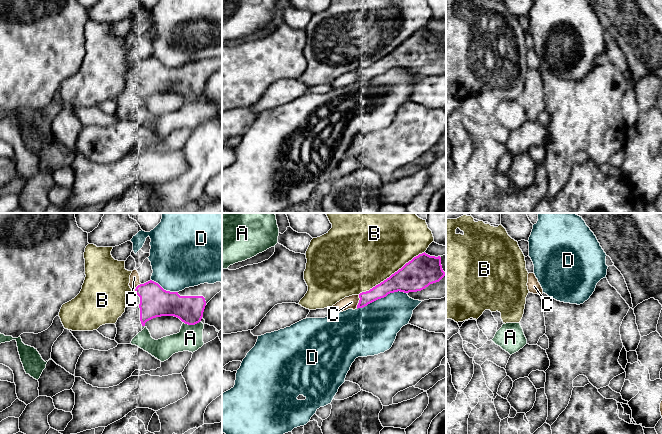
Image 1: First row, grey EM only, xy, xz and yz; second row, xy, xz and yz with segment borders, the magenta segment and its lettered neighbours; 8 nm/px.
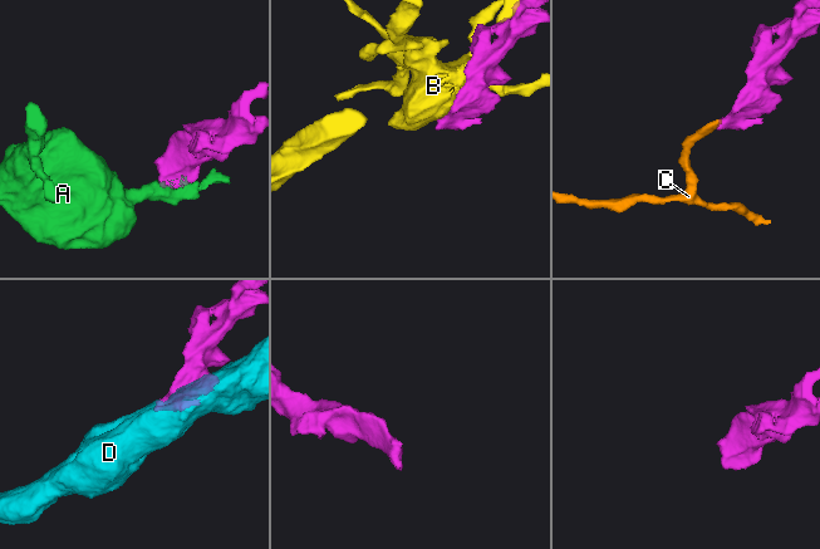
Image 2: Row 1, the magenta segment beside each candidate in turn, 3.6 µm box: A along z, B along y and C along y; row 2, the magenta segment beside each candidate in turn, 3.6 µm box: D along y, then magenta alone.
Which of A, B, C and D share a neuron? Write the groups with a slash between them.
A / B / C / D

